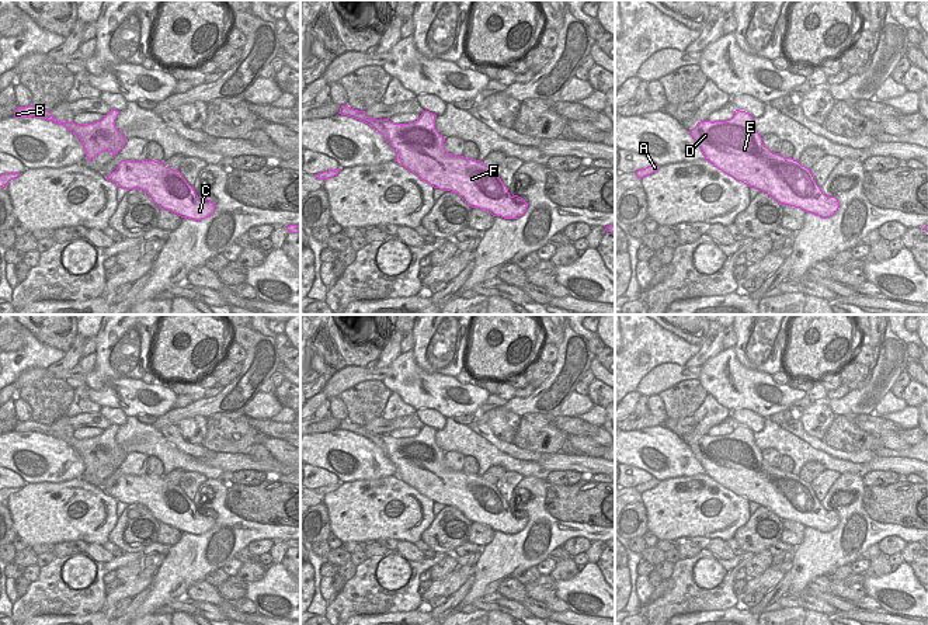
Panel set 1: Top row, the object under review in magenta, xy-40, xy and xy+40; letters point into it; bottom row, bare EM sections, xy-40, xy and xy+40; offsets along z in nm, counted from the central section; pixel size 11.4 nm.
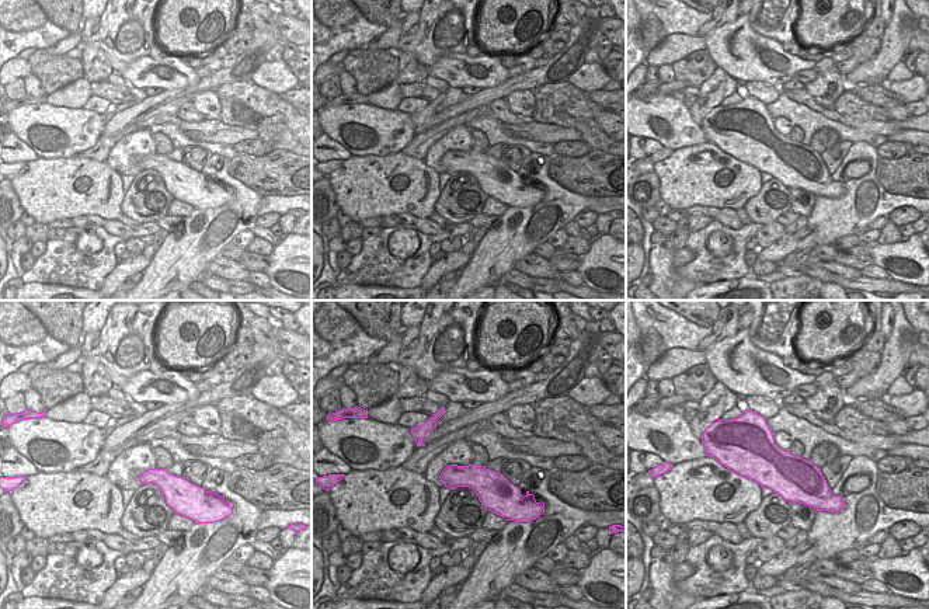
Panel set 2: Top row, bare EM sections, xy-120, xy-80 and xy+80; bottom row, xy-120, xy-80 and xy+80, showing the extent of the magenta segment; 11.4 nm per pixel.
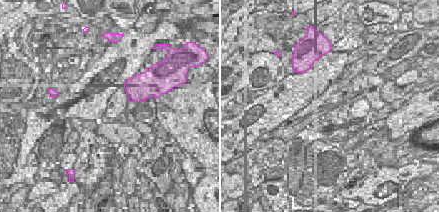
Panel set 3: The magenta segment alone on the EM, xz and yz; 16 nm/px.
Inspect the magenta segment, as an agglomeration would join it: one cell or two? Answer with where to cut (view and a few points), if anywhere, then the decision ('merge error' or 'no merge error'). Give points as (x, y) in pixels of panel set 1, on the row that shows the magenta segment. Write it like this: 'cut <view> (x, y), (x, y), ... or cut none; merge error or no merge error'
cut none; no merge error

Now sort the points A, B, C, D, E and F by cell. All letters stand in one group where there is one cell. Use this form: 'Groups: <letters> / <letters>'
Groups: A B C D E F.

